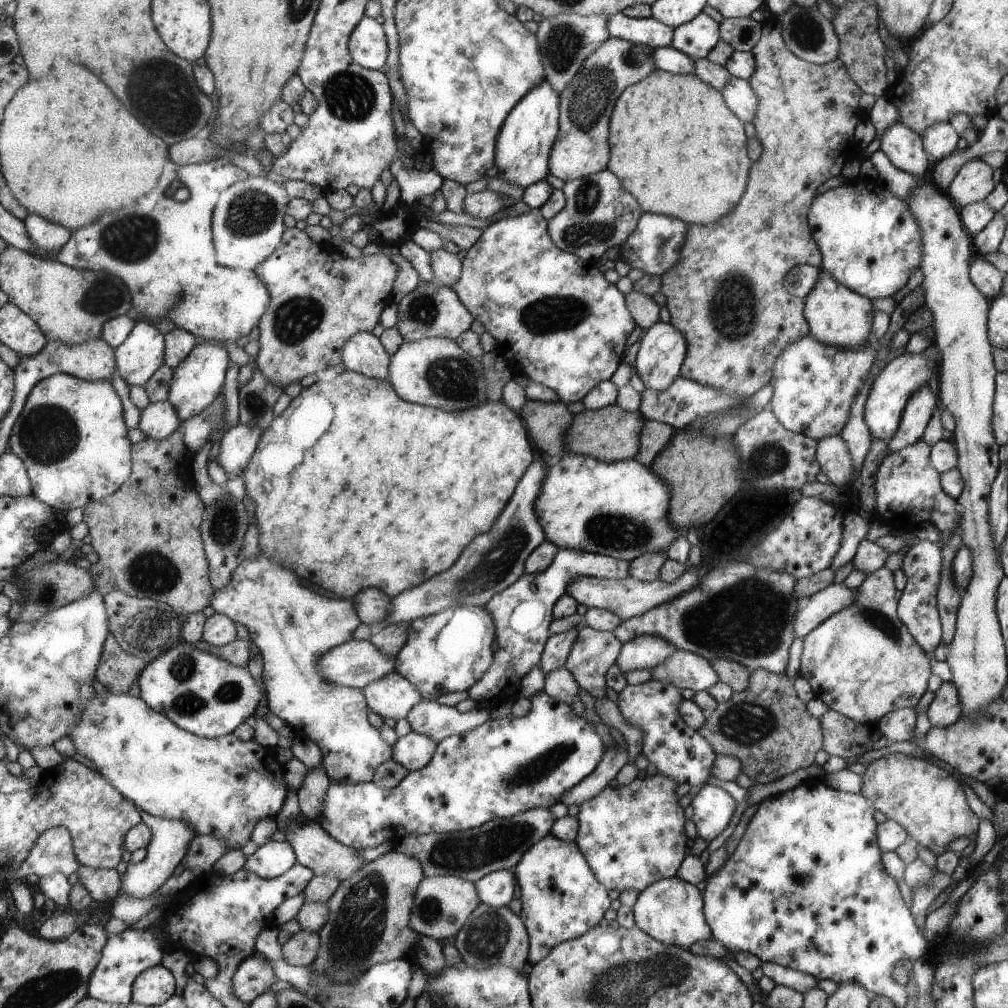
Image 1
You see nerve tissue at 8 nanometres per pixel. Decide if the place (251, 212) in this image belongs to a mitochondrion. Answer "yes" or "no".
yes

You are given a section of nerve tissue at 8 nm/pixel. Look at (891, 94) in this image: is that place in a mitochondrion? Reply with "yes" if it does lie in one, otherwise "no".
no

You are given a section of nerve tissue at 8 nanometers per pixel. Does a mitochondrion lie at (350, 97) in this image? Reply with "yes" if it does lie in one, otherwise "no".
yes

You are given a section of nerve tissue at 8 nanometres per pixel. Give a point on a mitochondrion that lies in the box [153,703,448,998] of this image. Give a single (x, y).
(358, 925)

